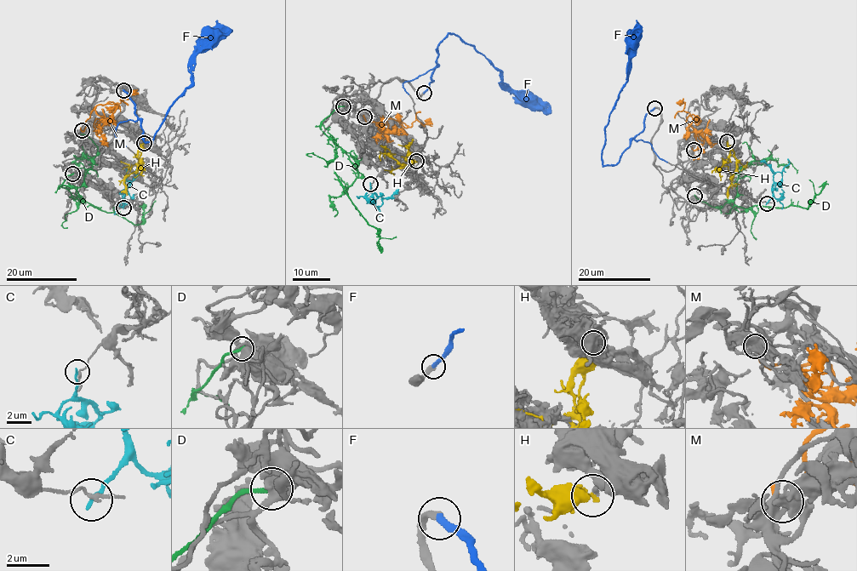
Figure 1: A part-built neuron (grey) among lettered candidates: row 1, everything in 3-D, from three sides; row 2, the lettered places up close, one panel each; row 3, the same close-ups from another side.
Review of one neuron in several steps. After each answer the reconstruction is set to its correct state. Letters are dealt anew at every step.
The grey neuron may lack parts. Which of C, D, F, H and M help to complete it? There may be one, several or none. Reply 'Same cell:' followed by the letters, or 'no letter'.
Same cell: F

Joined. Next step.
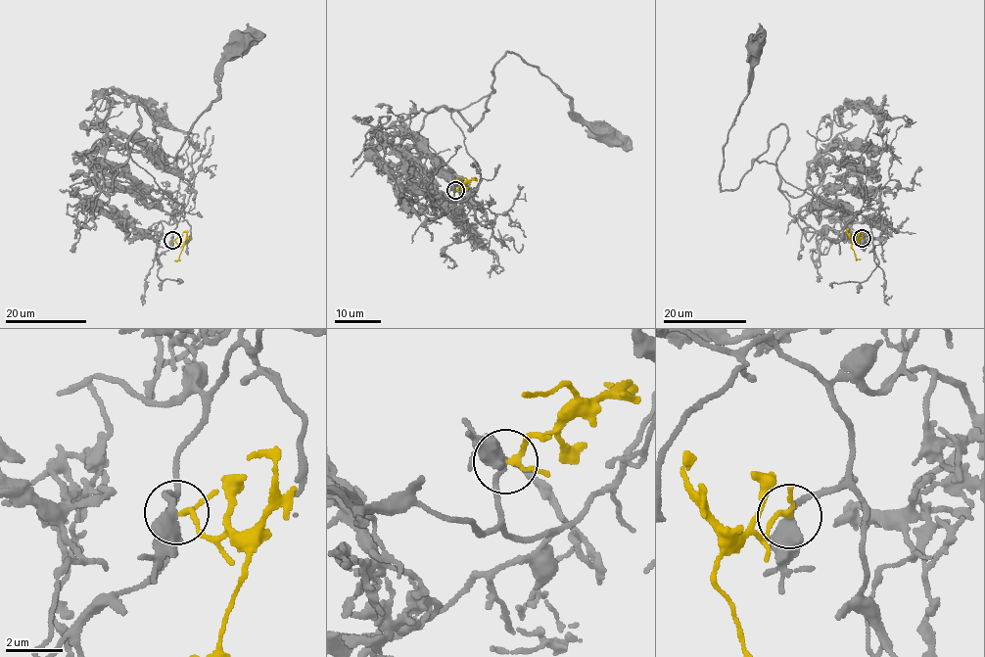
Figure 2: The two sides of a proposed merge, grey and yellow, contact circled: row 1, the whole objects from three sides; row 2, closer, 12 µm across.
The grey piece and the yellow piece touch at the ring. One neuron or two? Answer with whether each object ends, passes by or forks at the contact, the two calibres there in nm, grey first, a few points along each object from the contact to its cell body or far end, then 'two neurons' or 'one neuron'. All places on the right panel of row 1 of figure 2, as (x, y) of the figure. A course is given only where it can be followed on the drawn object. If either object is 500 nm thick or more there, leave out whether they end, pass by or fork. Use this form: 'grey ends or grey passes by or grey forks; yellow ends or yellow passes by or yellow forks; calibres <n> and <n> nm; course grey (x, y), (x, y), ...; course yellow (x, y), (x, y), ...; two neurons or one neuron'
grey passes by; yellow passes by; calibres 420 and 130 nm; course grey (863, 238), (870, 223), (859, 212), (799, 190), (767, 162), (721, 189), (752, 39); course yellow (863, 238), (851, 245), (856, 259), (860, 258); one neuron

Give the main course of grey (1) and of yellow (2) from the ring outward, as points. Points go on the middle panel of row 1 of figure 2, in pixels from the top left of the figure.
1: (455, 190), (459, 203), (480, 175), (451, 113), (490, 92), (506, 52), (546, 75), (582, 120), (608, 131)
2: (455, 190), (464, 184), (466, 178), (454, 179), (452, 183)

